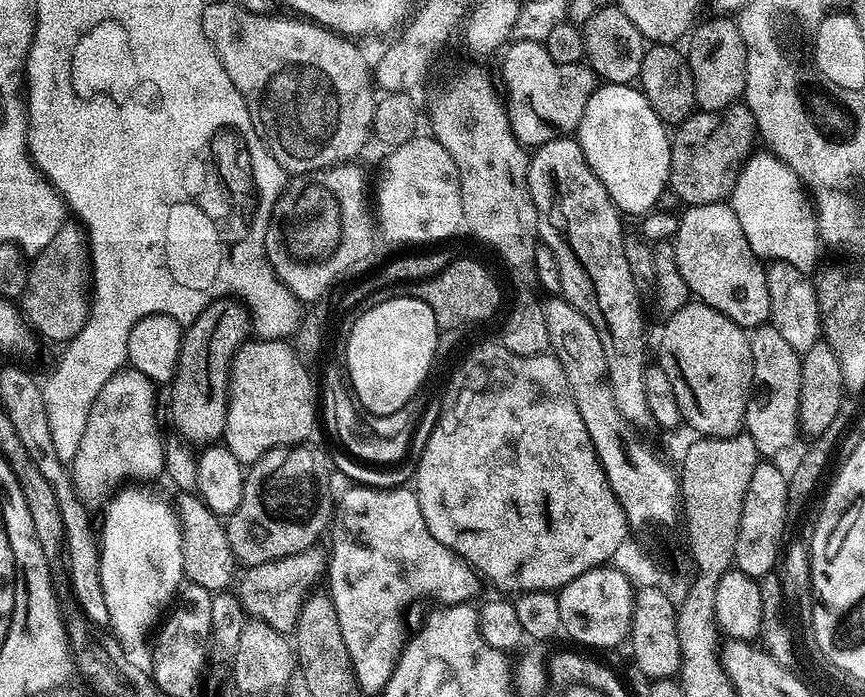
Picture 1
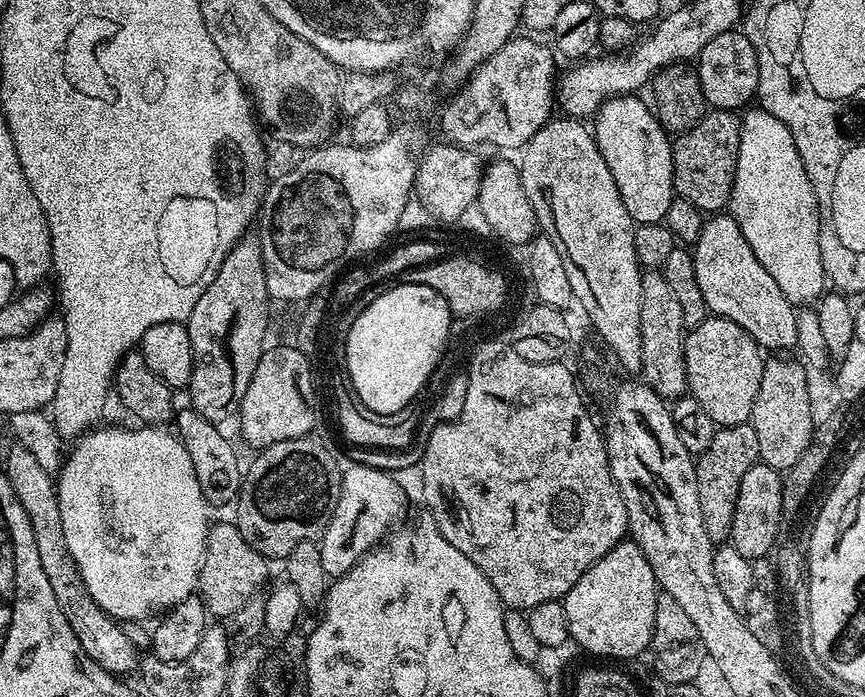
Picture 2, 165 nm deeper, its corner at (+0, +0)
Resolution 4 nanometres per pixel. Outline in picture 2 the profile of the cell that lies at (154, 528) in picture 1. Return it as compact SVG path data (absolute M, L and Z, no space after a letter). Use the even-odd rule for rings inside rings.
M135 426L136 428L100 428L89 430L75 441L76 449L67 453L63 465L55 477L57 501L60 504L63 533L66 536L66 546L73 556L74 562L80 571L82 582L88 594L104 613L117 621L144 620L147 616L155 617L165 610L173 608L178 602L193 595L197 591L200 578L200 563L204 557L204 547L210 527L208 511L210 505L204 499L202 490L196 481L194 466L190 462L190 454L186 454L184 443L180 441L175 431L167 432L164 426Z

